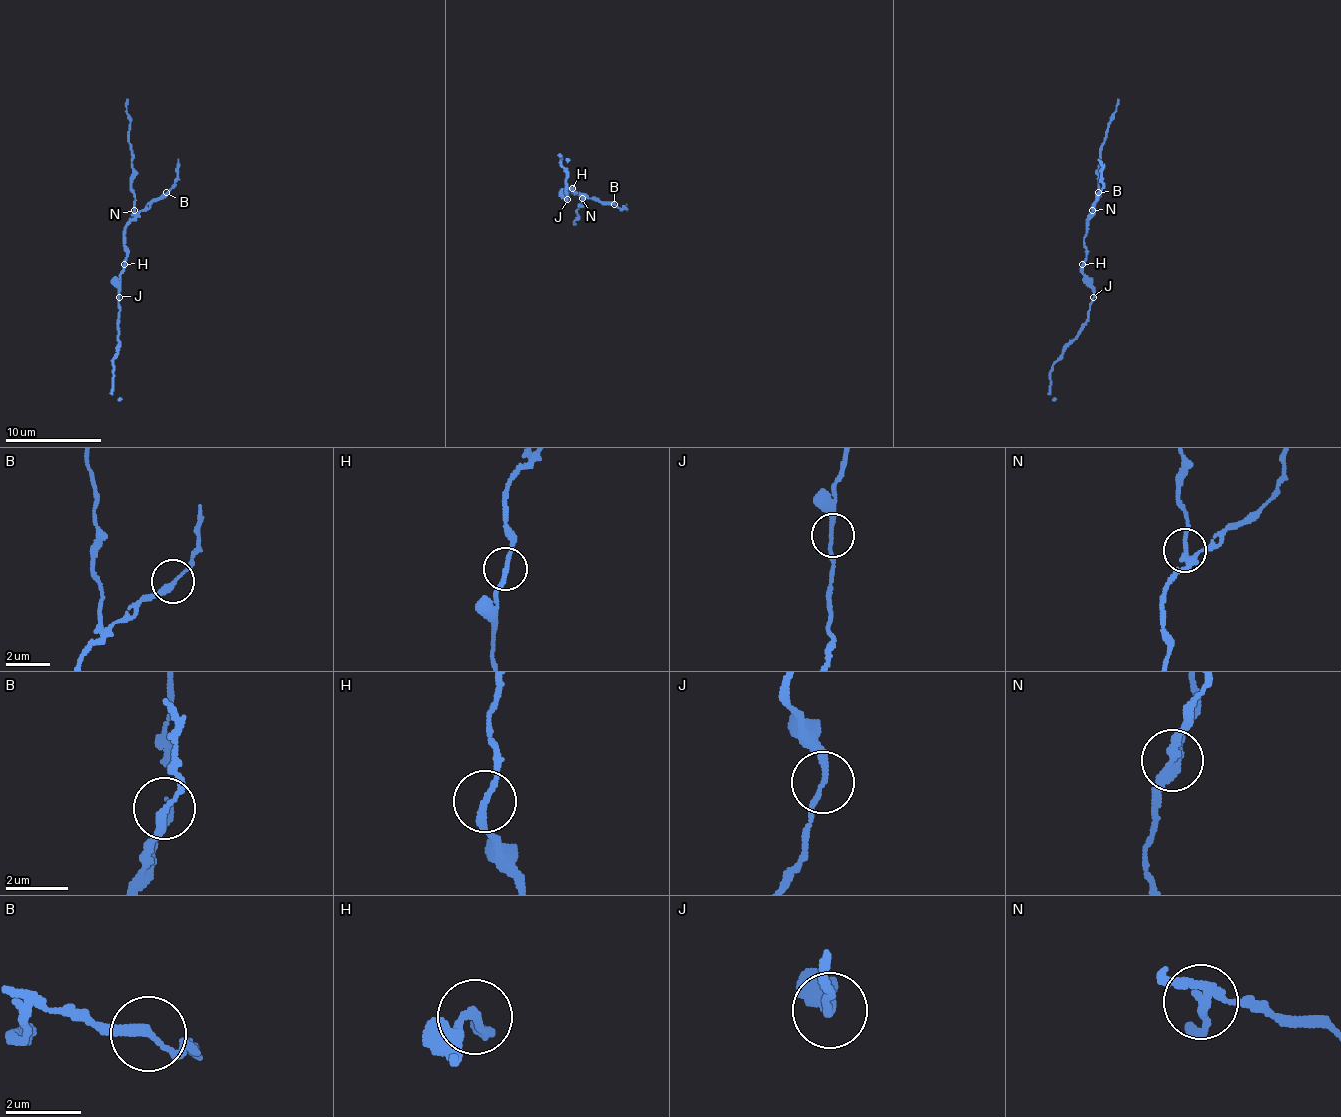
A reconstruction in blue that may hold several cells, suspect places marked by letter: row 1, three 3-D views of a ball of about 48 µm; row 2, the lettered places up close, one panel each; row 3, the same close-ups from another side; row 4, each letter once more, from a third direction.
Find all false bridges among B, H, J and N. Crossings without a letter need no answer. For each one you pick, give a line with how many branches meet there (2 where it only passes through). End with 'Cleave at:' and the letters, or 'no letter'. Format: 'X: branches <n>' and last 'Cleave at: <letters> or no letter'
N: branches 3
Cleave at: N

